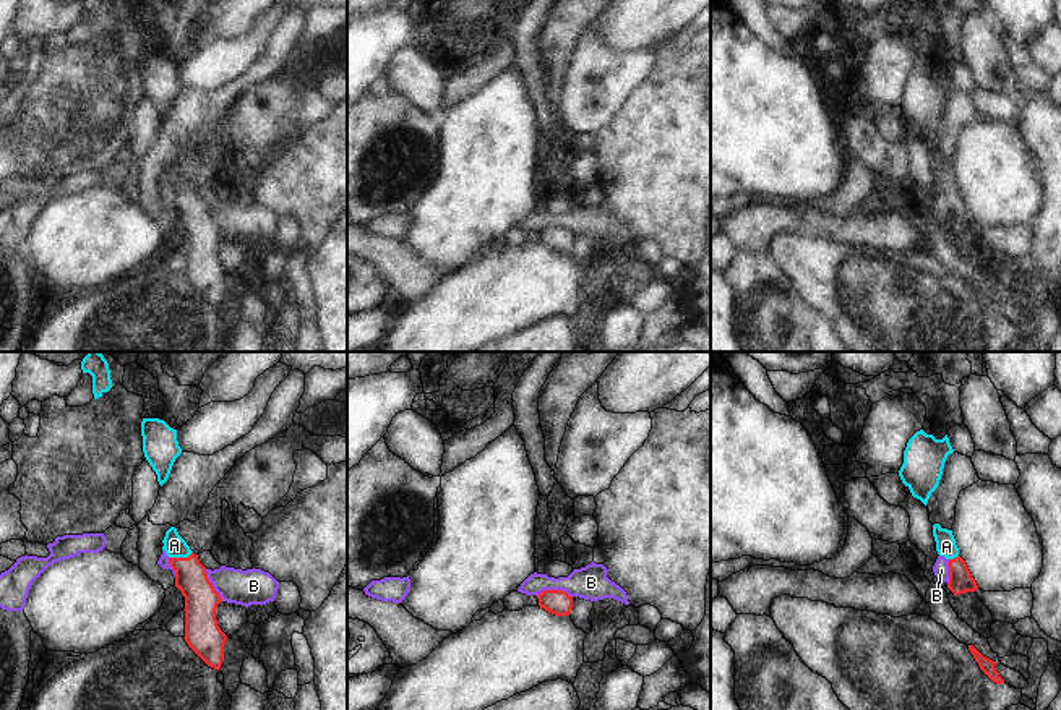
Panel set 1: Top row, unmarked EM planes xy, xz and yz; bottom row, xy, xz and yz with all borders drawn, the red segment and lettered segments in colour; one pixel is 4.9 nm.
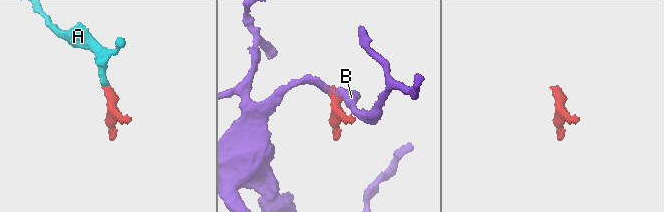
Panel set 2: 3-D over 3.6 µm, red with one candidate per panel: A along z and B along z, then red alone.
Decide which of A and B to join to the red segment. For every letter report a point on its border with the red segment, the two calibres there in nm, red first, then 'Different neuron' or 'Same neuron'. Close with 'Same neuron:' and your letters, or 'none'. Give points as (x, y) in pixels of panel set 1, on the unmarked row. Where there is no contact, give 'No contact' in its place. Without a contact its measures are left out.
A: Touches red at xy (180, 195). Thickness 170 nm (red) against 110 nm. Same neuron
B: Touches red at xz (555, 227). Thickness 130 nm (red) against 170 nm. Different neuron
Same neuron: A.

